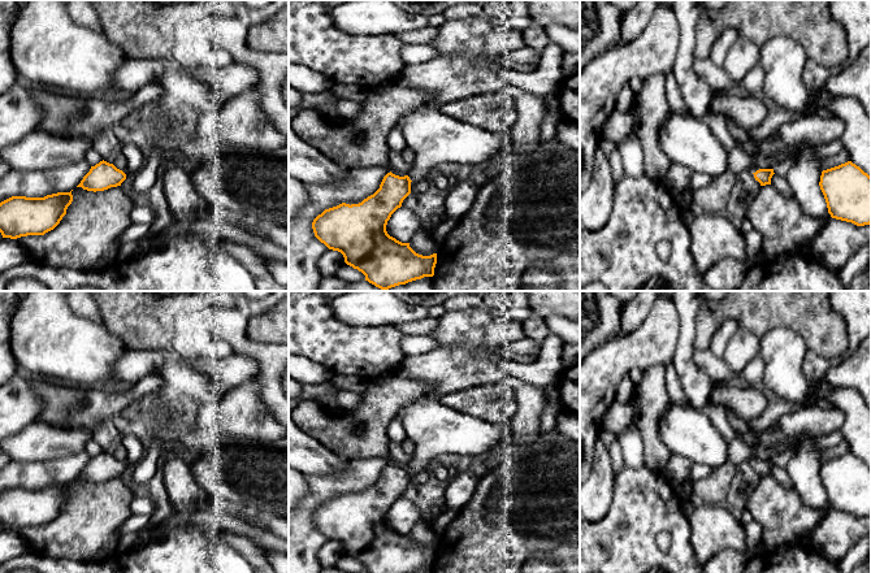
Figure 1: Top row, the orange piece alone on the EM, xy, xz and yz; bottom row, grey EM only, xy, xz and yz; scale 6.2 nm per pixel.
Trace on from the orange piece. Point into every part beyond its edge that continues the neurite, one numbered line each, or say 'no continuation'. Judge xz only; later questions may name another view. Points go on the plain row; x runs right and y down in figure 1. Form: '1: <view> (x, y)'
1: xz (436, 429)

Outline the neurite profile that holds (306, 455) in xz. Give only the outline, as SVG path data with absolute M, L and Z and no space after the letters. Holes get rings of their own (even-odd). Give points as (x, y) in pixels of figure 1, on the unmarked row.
M289 412L289 468L303 476L341 474L348 461L303 431Z

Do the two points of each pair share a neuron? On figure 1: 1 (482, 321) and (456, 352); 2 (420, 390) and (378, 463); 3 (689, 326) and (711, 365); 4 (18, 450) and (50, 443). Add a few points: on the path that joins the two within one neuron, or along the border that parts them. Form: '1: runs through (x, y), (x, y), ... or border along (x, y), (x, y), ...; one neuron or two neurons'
1: runs through (475, 329), (459, 344); one neuron
2: border along (389, 455), (352, 460); two neurons
3: border along (694, 350), (694, 364), (709, 377); two neurons
4: runs through (26, 446), (42, 443); one neuron

